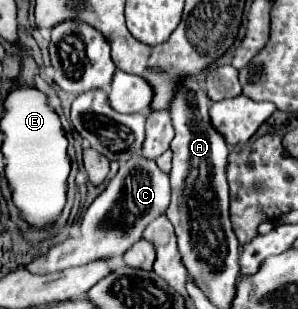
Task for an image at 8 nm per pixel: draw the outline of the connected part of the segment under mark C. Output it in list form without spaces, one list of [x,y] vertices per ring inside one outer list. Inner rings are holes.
[[[135,156],[119,168],[115,178],[87,208],[81,220],[79,240],[69,242],[69,238],[65,238],[57,244],[51,244],[45,254],[35,256],[25,268],[31,270],[33,274],[51,274],[73,266],[83,266],[99,258],[109,260],[109,258],[123,256],[131,248],[131,244],[141,238],[147,224],[157,216],[165,214],[169,206],[169,196],[171,196],[171,188],[169,188],[167,174],[163,174],[153,160]],[[109,224],[127,224],[127,226],[109,226]]]

